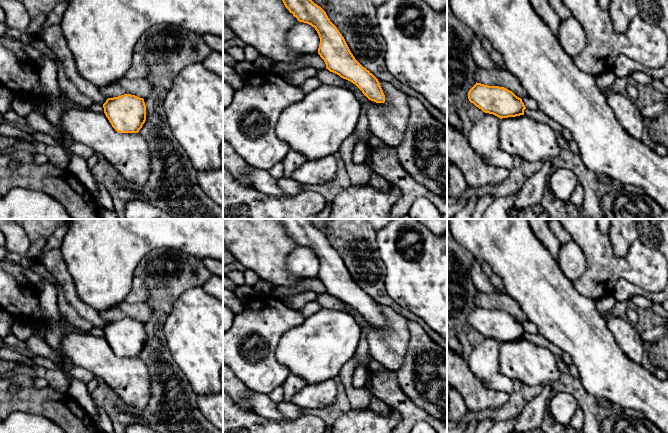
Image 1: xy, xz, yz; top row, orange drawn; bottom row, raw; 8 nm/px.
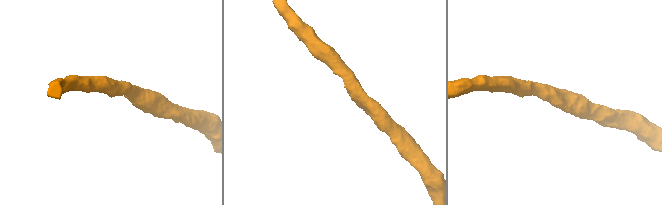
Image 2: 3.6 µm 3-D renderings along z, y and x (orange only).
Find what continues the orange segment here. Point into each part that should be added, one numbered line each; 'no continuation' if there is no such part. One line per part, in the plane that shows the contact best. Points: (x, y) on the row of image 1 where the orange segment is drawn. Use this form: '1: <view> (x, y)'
no continuation

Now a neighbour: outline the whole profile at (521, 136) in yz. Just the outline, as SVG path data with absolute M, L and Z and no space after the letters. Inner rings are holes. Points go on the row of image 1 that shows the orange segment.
M525 114L500 119L499 147L527 162L543 161L547 165L561 151L554 131Z

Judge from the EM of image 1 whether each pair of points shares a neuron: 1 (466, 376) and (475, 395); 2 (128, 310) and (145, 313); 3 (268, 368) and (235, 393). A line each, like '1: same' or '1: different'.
1: same
2: same
3: different

